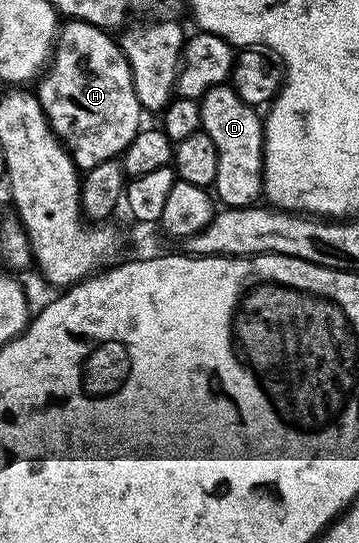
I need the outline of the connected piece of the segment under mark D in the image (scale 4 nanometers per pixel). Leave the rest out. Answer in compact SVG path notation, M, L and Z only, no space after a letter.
M228 82L206 90L198 103L200 127L210 134L214 147L218 149L215 199L226 208L255 205L261 199L264 186L264 122L261 113L256 113L259 111L253 105L242 102Z

